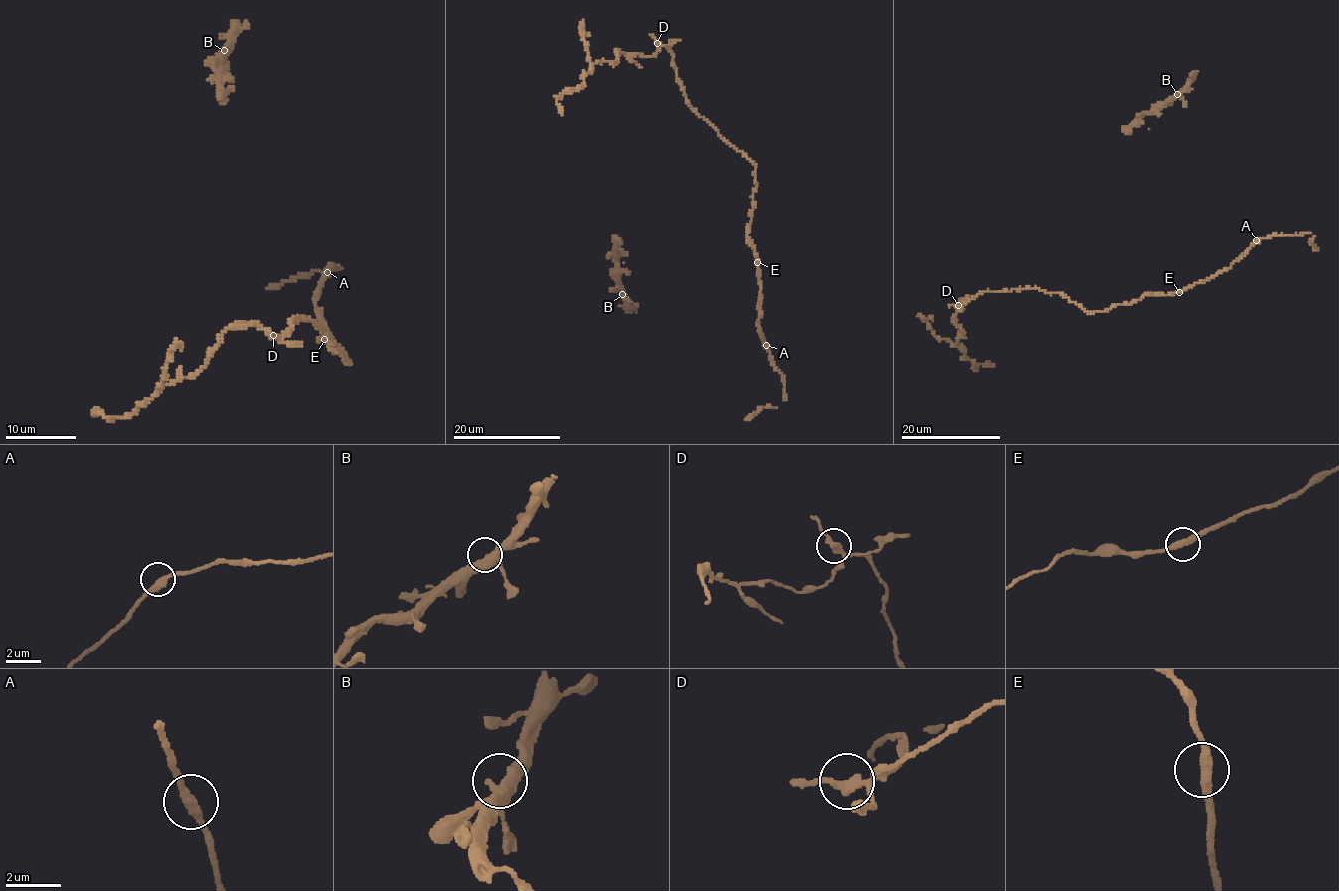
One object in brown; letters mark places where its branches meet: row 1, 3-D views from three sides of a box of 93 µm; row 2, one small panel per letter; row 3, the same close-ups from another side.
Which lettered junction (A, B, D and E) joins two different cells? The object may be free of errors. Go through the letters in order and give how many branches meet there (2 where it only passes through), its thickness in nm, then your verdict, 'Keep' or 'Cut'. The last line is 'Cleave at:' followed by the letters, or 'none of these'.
A: Branches: 2. Thickness 340 nm. Keep
B: Branches: 3. Thickness 440 nm. Keep
D: Branches: 3. Thickness 280 nm. Cut
E: Branches: 2. Thickness 340 nm. Keep
Cleave at: D

